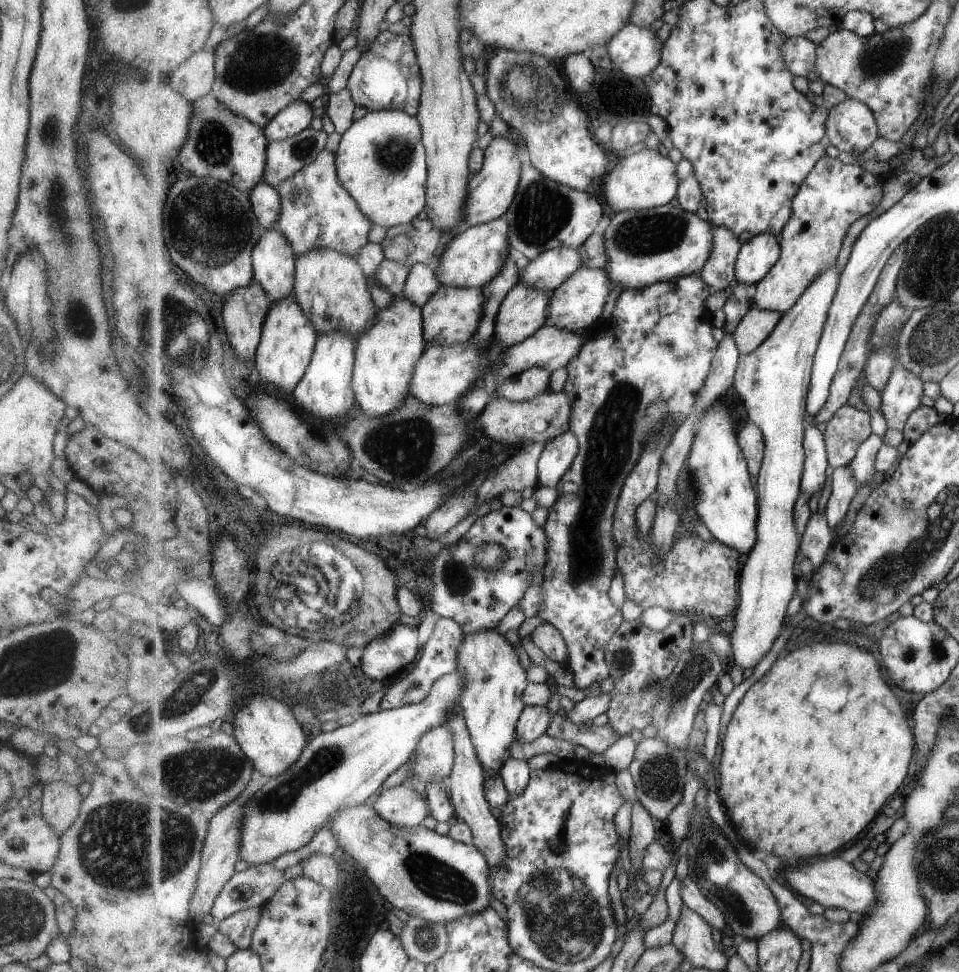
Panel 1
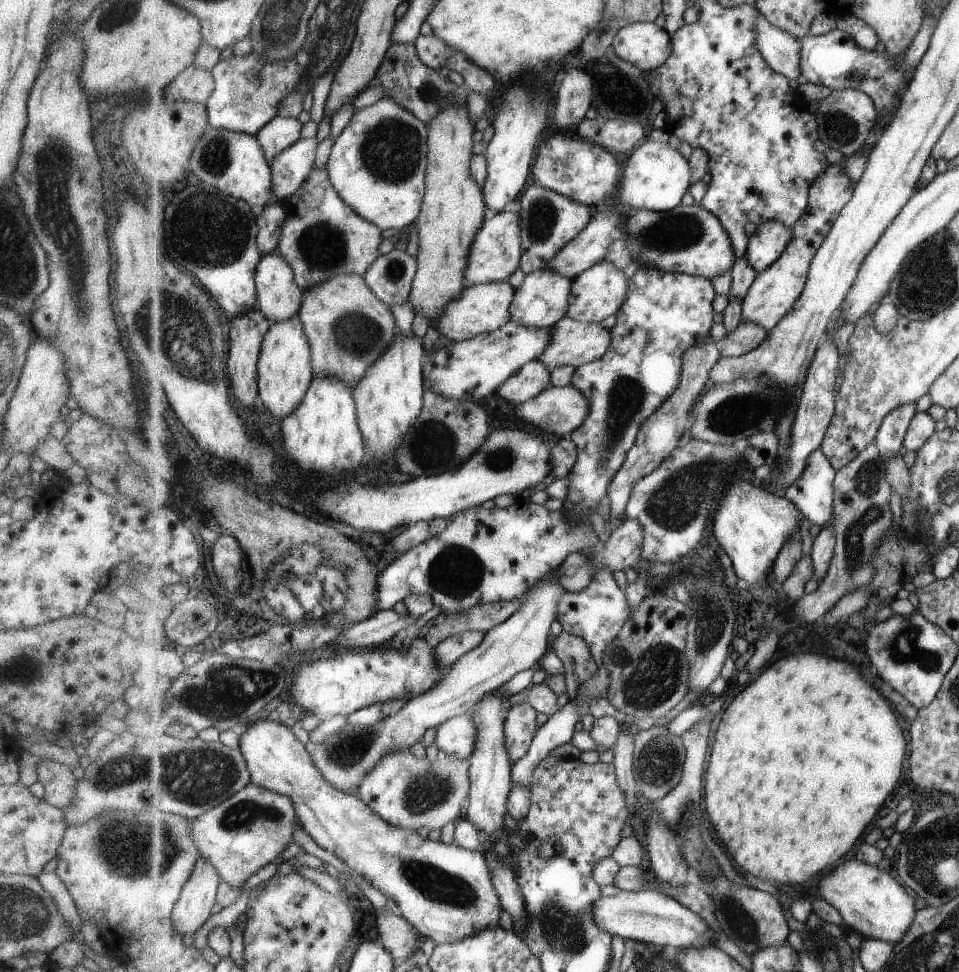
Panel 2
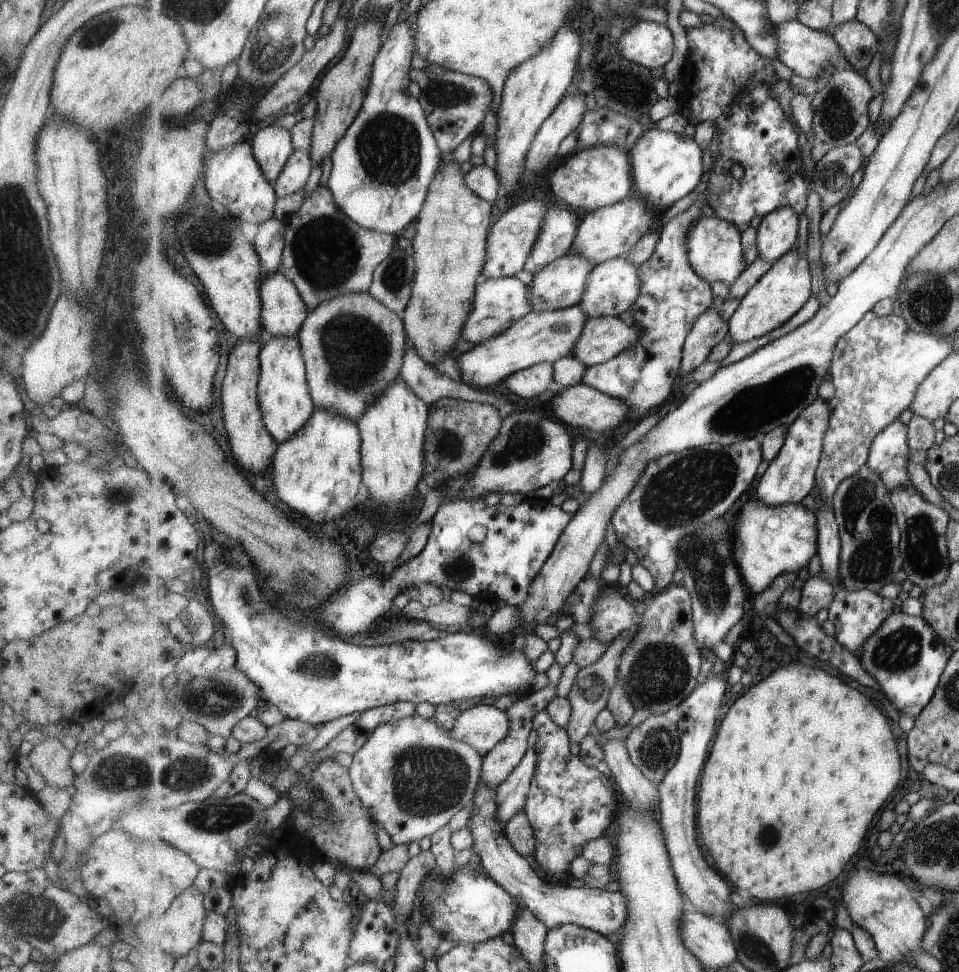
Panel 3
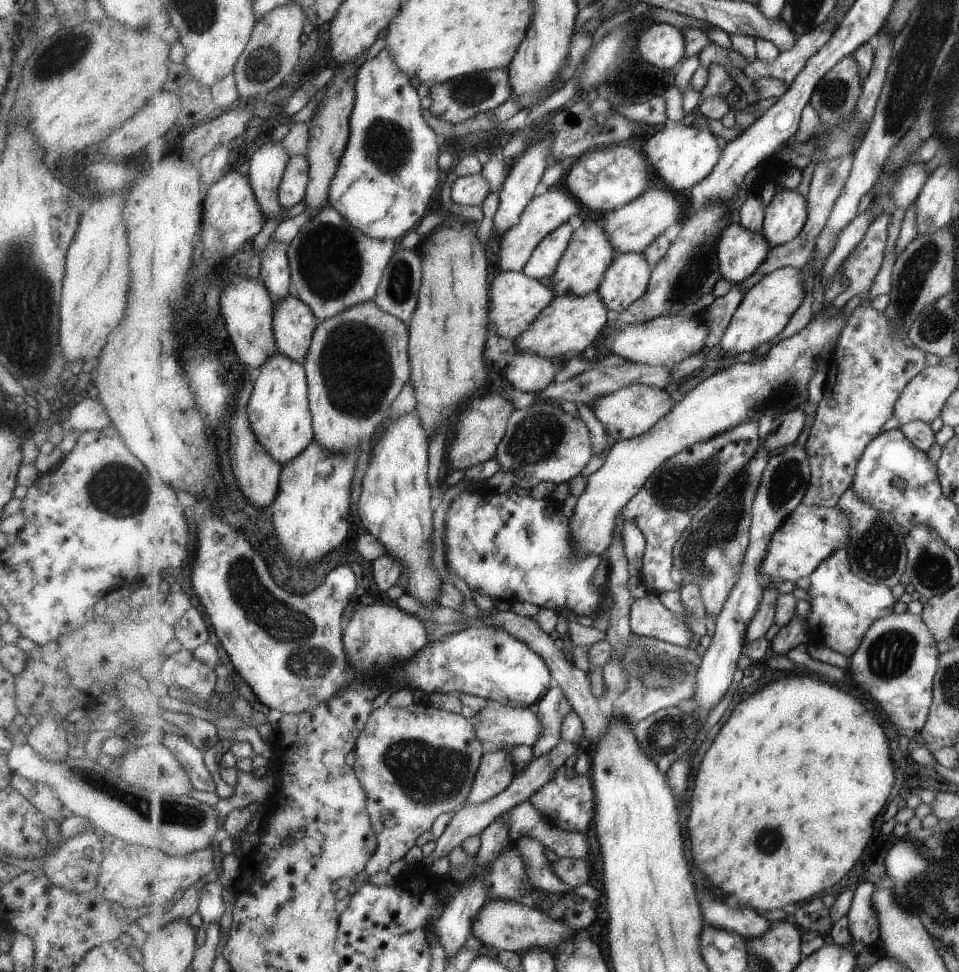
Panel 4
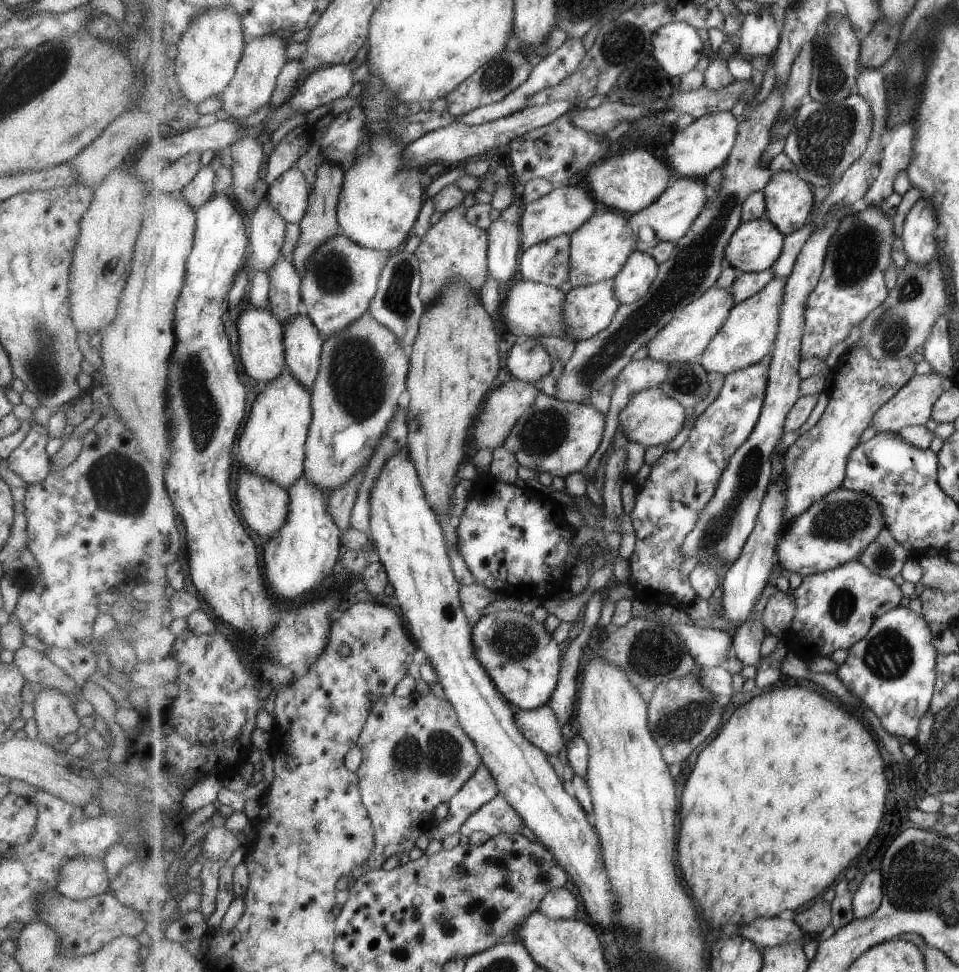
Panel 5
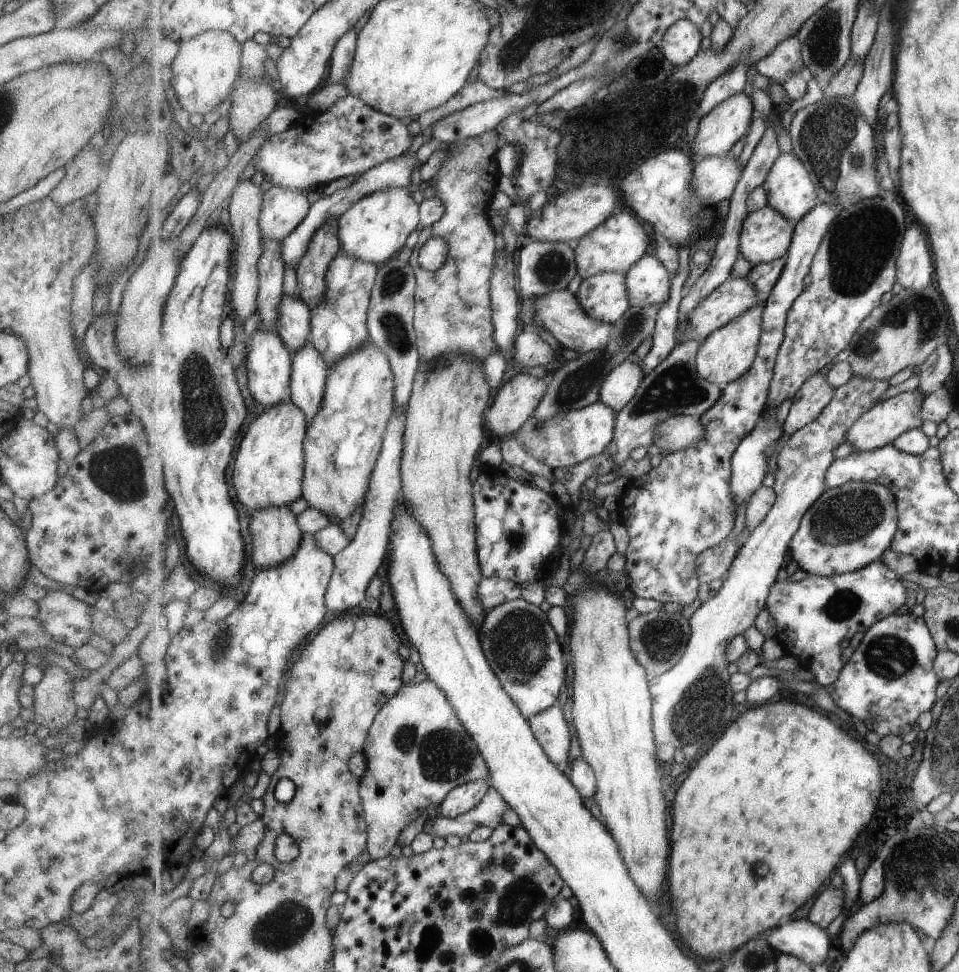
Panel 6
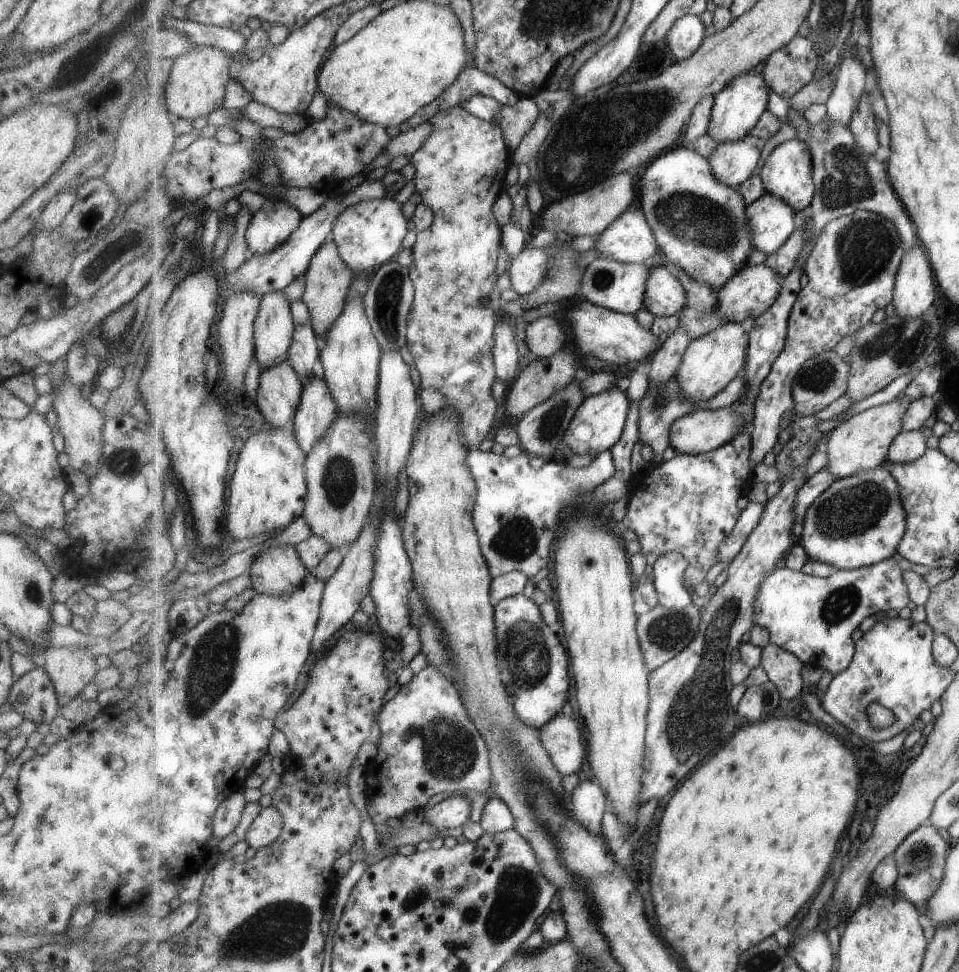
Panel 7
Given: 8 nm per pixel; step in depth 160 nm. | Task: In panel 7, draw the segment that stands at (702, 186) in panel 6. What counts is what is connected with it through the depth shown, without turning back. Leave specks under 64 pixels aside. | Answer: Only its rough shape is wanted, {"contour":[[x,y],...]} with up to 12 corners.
{"contour":[[723,141],[709,158],[718,181],[736,189],[755,172],[761,150]]}

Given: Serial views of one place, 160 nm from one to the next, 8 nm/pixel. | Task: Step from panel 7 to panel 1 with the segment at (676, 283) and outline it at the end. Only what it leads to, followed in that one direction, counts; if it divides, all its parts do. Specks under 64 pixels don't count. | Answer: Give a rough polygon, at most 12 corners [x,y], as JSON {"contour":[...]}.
{"contour":[[583,267],[555,290],[547,325],[590,332],[614,279]]}

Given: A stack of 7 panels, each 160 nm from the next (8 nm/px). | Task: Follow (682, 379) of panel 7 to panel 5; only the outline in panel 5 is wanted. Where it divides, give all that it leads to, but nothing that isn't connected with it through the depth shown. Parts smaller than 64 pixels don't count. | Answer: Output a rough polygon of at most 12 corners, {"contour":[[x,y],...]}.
{"contour":[[788,277],[735,305],[701,355],[724,376],[774,348]]}

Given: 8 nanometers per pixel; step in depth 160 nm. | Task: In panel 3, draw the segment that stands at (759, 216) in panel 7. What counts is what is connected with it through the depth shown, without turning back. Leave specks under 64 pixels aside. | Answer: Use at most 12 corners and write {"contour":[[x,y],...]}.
{"contour":[[695,220],[691,264],[733,285],[749,266],[739,226]]}

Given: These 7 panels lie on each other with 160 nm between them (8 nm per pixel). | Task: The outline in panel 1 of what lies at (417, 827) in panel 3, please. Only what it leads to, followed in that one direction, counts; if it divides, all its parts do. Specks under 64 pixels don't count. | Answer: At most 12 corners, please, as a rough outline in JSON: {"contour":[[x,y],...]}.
{"contour":[[404,783],[372,806],[391,825],[417,827],[430,816],[427,798]]}

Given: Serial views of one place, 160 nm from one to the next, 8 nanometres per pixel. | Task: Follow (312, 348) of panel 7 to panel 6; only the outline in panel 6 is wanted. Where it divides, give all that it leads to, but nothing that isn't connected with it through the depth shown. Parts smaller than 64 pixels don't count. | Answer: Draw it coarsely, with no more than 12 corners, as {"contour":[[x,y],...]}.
{"contour":[[301,296],[282,298],[277,331],[296,354],[309,343],[311,308]]}

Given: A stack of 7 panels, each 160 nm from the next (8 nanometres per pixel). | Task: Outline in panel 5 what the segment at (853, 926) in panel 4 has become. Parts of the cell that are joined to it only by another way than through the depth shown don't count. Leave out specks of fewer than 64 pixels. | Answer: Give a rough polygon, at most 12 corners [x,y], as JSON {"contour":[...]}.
{"contour":[[880,867],[863,876],[854,894],[857,919],[879,910],[884,897]]}

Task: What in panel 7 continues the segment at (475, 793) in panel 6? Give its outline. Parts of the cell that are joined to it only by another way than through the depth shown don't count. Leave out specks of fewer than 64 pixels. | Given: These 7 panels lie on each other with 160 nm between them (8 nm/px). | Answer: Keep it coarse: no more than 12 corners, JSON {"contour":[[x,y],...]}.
{"contour":[[451,795],[422,812],[423,821],[457,832],[469,820],[472,802]]}

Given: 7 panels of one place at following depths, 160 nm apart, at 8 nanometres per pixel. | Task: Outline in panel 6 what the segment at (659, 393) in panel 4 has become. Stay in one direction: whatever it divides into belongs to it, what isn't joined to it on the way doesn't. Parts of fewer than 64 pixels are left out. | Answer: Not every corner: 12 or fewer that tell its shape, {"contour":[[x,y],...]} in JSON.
{"contour":[[691,415],[660,422],[654,444],[665,454],[699,446],[706,426]]}

